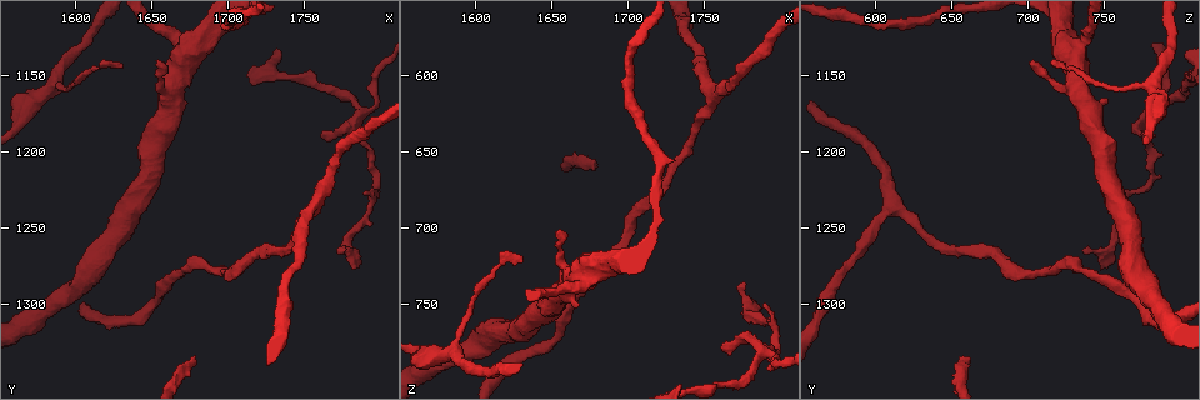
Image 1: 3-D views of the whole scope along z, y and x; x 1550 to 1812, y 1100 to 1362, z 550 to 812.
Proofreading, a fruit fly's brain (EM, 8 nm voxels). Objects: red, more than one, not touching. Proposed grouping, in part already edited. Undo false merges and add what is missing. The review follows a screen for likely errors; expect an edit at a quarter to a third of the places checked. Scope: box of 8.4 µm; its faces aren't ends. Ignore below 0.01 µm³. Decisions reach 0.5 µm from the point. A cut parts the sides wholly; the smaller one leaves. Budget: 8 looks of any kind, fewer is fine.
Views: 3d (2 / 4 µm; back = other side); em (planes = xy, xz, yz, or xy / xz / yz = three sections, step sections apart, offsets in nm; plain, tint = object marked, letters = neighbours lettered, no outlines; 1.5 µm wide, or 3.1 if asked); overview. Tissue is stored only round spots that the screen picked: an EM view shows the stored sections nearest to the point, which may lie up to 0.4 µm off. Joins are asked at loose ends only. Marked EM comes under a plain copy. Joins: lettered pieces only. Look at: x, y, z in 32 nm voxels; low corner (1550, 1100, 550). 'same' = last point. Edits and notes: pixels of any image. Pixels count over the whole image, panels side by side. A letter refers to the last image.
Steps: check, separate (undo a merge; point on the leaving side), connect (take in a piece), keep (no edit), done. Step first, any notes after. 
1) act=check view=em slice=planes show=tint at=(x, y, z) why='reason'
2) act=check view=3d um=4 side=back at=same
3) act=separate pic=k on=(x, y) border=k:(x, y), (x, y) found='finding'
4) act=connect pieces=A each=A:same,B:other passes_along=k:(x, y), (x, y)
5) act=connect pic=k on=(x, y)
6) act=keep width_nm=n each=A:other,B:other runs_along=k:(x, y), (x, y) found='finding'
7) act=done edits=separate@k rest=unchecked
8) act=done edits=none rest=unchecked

act=check view=em slice=planes show=letters at=(1676, 1336, 662) why='long arm stops here'

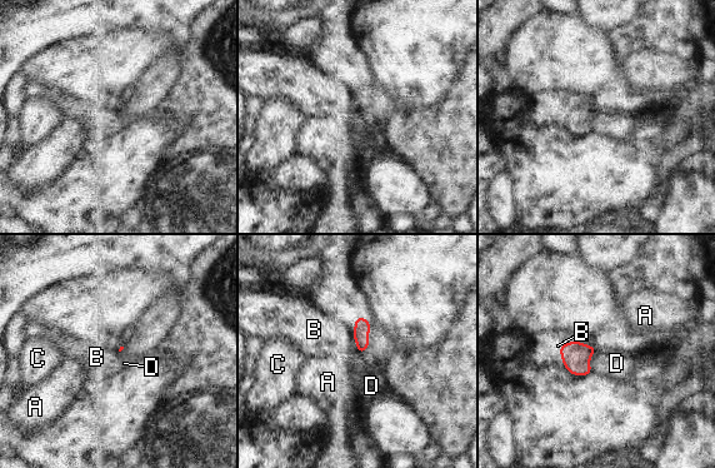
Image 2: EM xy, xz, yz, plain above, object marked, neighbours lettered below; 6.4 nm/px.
act=keep each=A:other,B:other,C:other,D:other found='no lettered piece goes on from it'

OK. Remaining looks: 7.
act=check view=3d um=2 side=back at=(1584, 1156, 780) why='branch point'

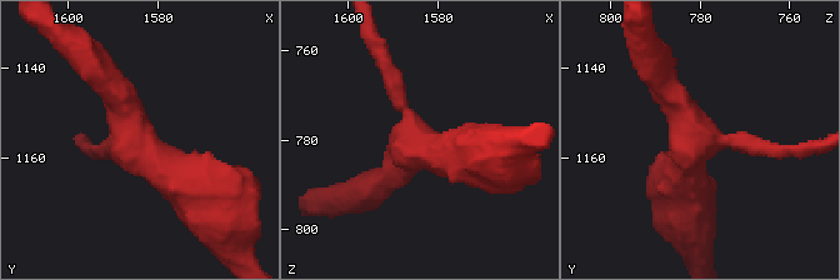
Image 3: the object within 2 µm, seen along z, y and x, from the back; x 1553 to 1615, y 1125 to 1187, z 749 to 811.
act=check view=em slice=yz step=4 show=tint at=(1585, 1156, 781) arms=3 why='shape alone is not enough'

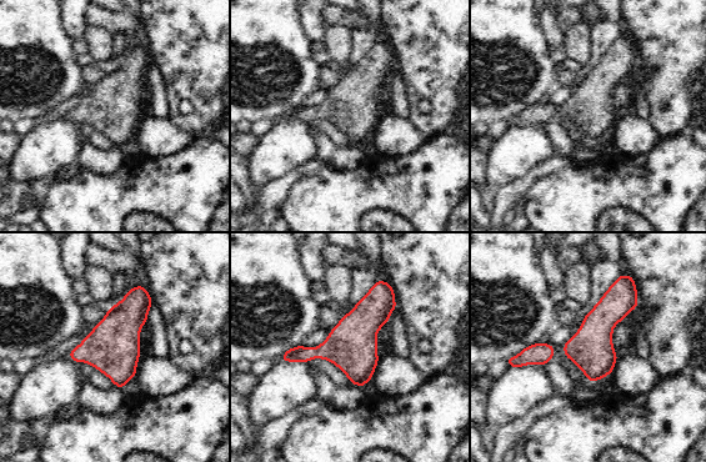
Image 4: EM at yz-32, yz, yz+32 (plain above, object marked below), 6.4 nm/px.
act=check view=em slice=planes show=letters at=same why='another direction'

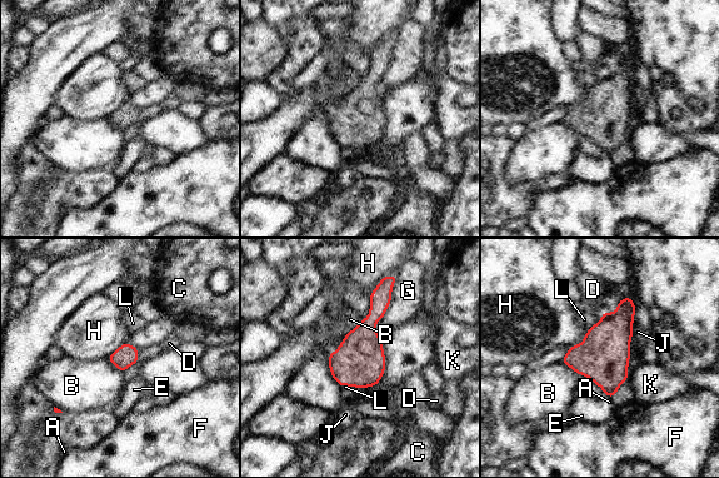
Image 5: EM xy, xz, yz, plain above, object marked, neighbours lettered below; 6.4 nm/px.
act=keep longest_contact=H:340nm each=A:other,B:other,C:other,D:other,E:other,F:other,G:other,H:other,J:other,K:other,L:other border=5:(345, 335), (329, 355), (340, 387) found='one neuron here'

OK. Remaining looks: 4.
act=check view=3d um=4 at=(1654, 1138, 702)

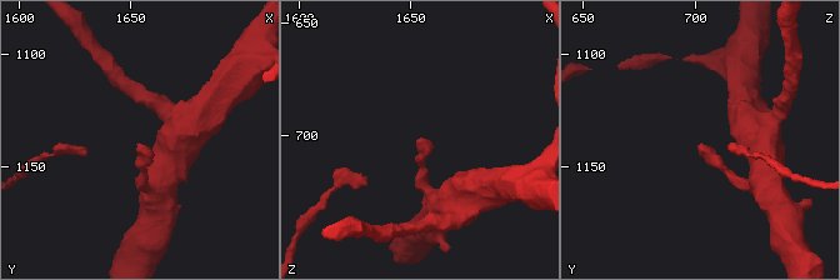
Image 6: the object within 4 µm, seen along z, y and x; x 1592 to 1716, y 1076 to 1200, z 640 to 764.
act=check view=em slice=xy step=8 show=letters at=(1655, 1139, 702)

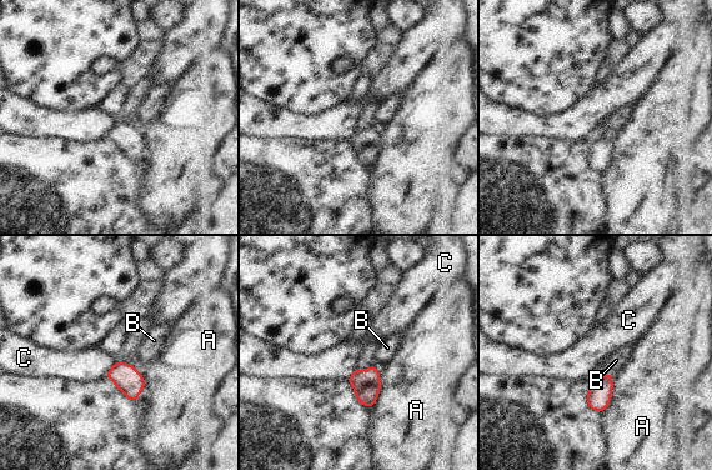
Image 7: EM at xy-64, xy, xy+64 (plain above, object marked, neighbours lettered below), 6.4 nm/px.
act=check view=em slice=planes show=letters at=same

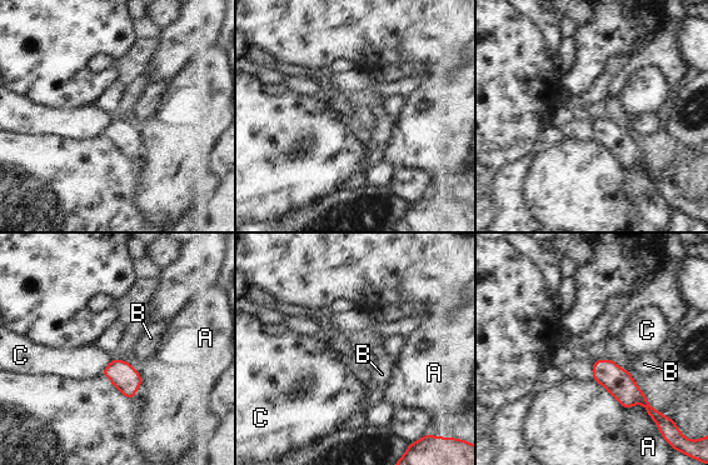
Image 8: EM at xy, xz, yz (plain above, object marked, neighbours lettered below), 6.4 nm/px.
act=keep longest_contact=A:190nm each=A:other,B:other,C:other found='no lettered piece goes on from it'

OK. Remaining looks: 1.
act=done edits=none rest=unchecked

